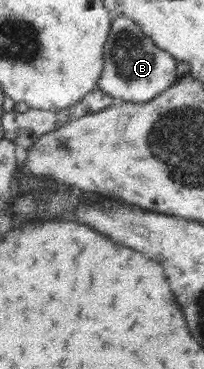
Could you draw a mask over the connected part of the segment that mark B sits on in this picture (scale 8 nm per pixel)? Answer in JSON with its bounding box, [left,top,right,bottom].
[98,16,177,103]

